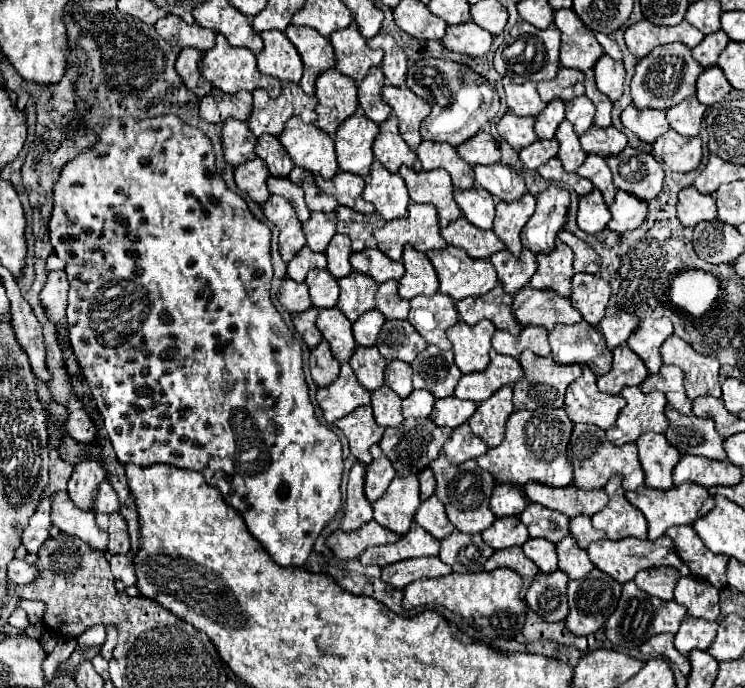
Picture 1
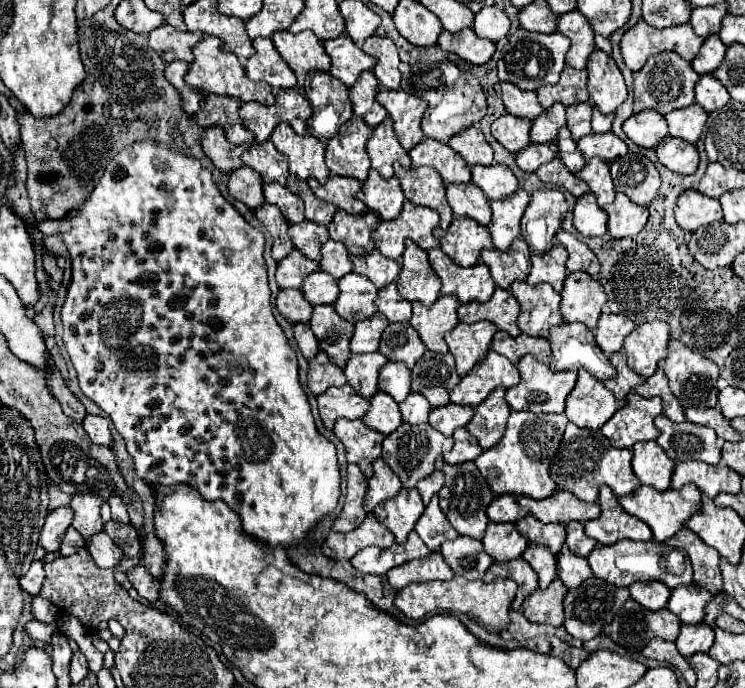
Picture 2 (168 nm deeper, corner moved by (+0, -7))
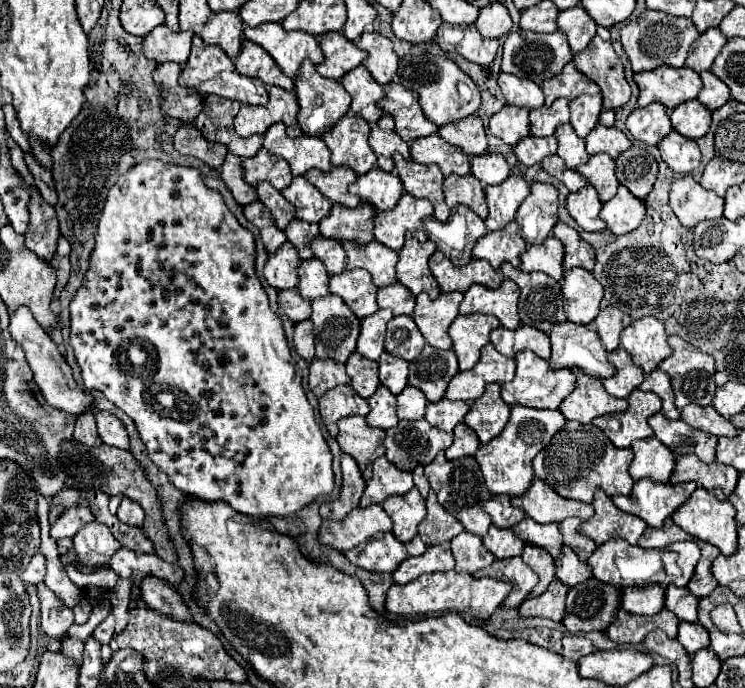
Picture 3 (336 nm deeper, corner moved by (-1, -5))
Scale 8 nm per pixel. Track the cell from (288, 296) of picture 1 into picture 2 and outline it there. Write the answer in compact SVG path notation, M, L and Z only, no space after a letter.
M280 289L276 309L290 323L308 323L312 317L312 305L306 301L300 289Z

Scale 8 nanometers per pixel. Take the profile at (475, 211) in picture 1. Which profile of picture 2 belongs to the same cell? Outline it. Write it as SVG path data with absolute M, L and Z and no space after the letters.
M474 183L450 185L450 187L446 187L446 197L456 215L470 217L470 219L478 221L480 225L490 223L490 217L492 217L490 203L488 203L486 195L482 193L482 189L478 189L478 185L474 185Z

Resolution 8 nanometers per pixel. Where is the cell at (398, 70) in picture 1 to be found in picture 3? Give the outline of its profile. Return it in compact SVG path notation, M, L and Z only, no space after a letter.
M365 31L359 37L359 41L355 41L355 45L367 51L367 59L363 61L363 65L373 75L373 79L379 81L381 85L391 83L393 75L397 73L397 55L393 51L391 41L375 31L373 33Z

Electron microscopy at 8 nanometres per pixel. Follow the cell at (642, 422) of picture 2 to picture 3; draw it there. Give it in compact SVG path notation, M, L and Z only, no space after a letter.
M635 389L629 395L629 409L623 413L609 413L595 417L593 423L611 439L615 447L629 447L637 439L653 435L647 419L661 411L661 399L655 393Z

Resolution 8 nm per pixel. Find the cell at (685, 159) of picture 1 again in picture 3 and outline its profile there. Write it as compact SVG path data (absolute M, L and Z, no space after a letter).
M671 131L659 141L659 153L663 161L677 173L689 173L699 167L701 153L695 141L685 139L677 131Z

